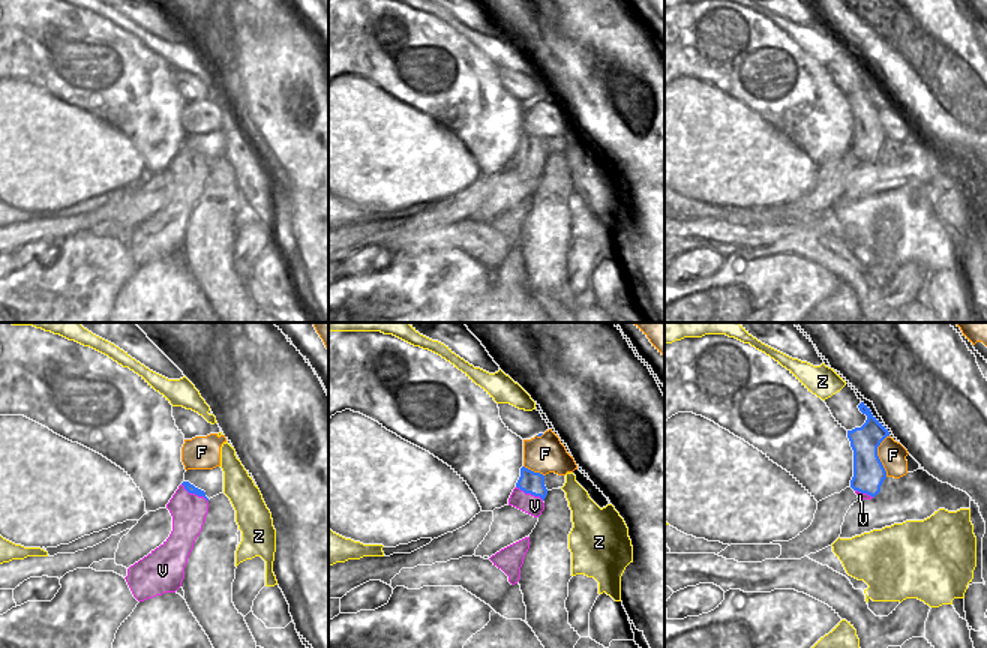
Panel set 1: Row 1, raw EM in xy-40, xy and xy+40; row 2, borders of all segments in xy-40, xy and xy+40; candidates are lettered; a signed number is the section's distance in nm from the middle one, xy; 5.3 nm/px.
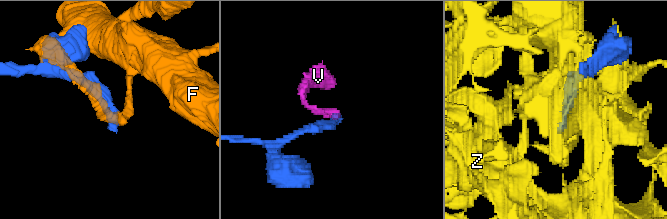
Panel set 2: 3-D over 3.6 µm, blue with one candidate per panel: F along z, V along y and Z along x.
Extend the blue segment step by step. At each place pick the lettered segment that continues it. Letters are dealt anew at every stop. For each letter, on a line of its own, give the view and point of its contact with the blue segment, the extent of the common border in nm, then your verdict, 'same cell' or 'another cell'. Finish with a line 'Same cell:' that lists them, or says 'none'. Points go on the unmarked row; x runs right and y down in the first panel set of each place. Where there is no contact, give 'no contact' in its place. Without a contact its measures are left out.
F: contact xy+40 (876, 119); length 220 nm; another cell
V: contact xy-40 (194, 156); length 170 nm; another cell
Z: no contact; another cell
Same cell: none

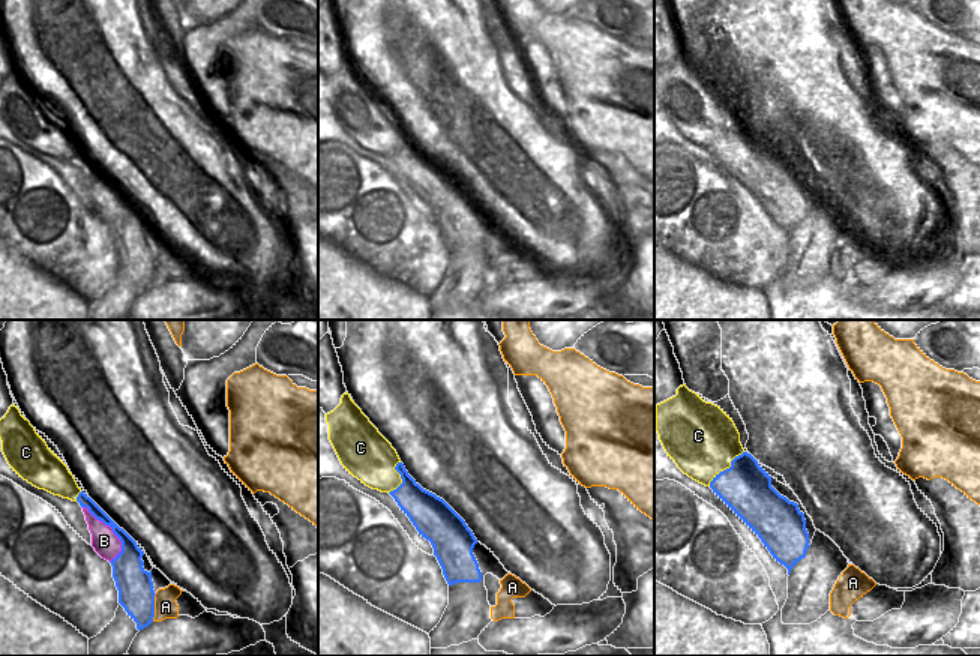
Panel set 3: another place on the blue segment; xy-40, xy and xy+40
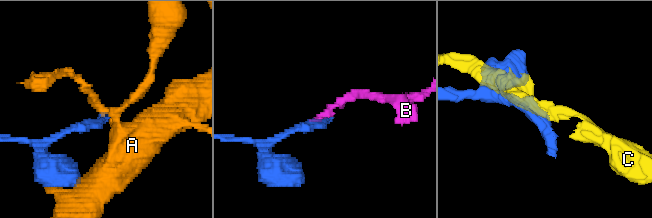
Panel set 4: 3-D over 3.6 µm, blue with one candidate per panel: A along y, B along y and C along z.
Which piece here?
A: contact xy-40 (153, 270); length 150 nm; another cell
B: contact xy-40 (113, 195); length 340 nm; same cell
C: contact xy+40 (727, 132); length 260 nm; another cell
Same cell: B

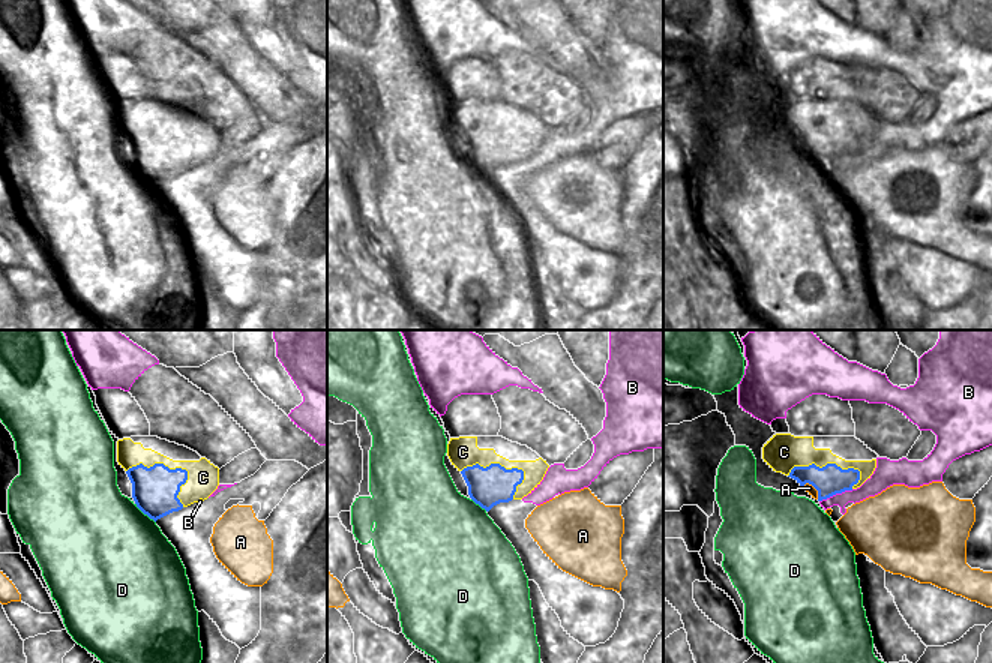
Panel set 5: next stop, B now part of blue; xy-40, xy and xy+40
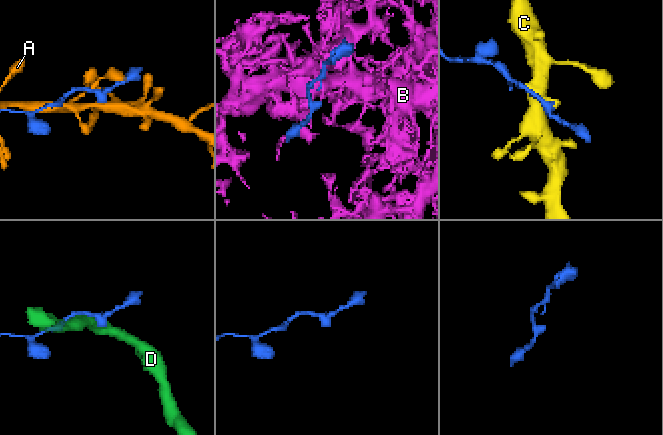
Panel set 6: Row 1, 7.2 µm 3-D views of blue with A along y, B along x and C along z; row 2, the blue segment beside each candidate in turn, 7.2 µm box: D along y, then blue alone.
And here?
A: contact xy+40 (815, 152); length 120 nm; another cell
B: contact xy+40 (836, 156); length 200 nm; another cell
C: contact xy-40 (176, 132); length 360 nm; another cell
D: contact xy-40 (144, 177); length 160 nm; another cell
Same cell: none

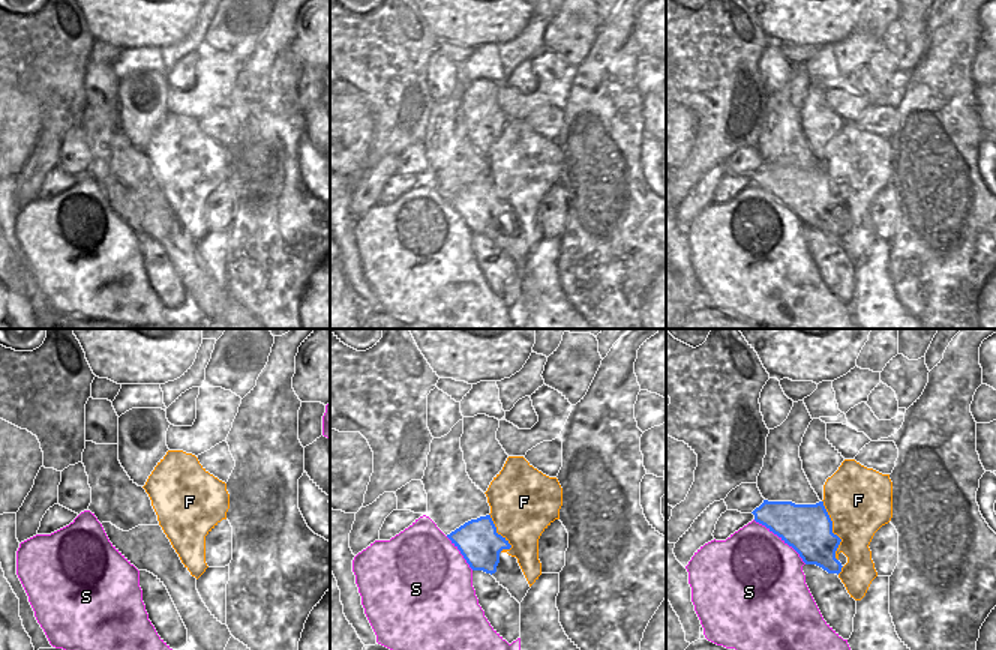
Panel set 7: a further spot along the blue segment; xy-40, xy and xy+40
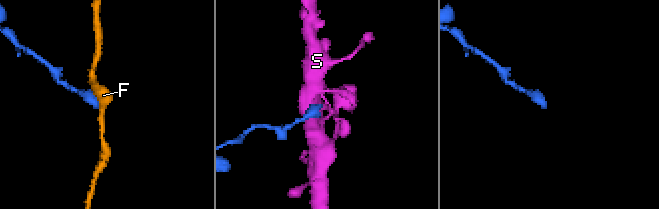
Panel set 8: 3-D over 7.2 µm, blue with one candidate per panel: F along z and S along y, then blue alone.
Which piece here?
F: contact xy+40 (831, 194); length 340 nm; another cell
S: contact xy+40 (780, 200); length 380 nm; another cell
Same cell: none

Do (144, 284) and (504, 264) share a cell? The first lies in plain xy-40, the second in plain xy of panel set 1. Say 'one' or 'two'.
two

